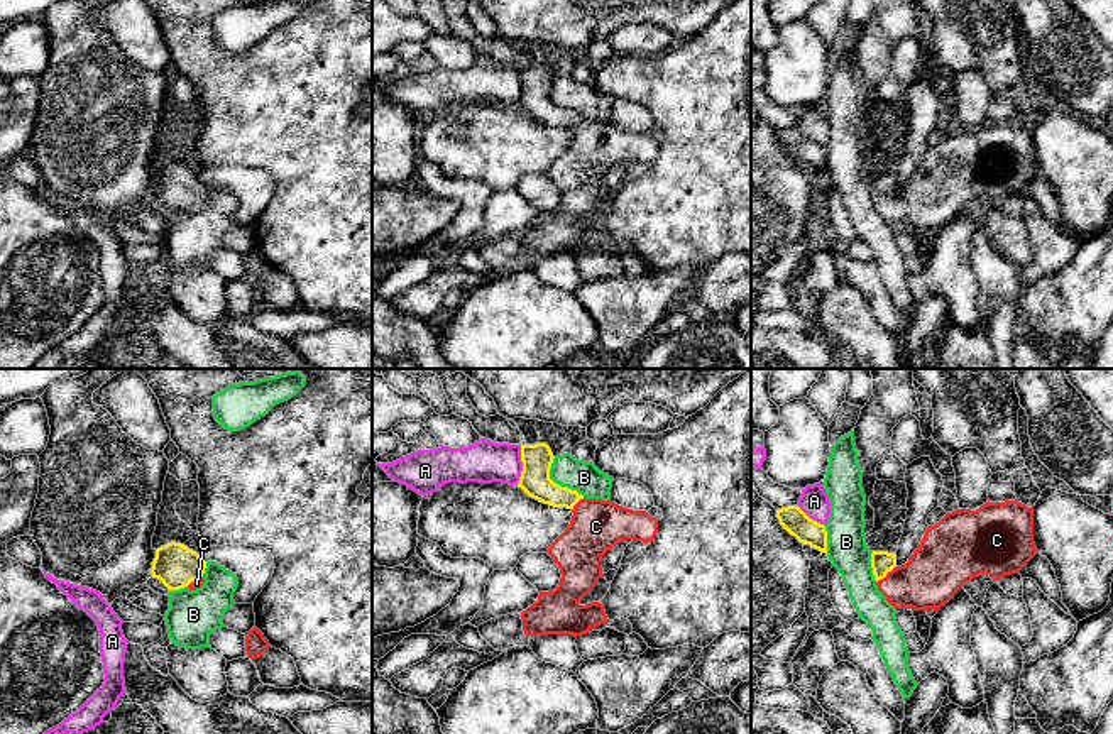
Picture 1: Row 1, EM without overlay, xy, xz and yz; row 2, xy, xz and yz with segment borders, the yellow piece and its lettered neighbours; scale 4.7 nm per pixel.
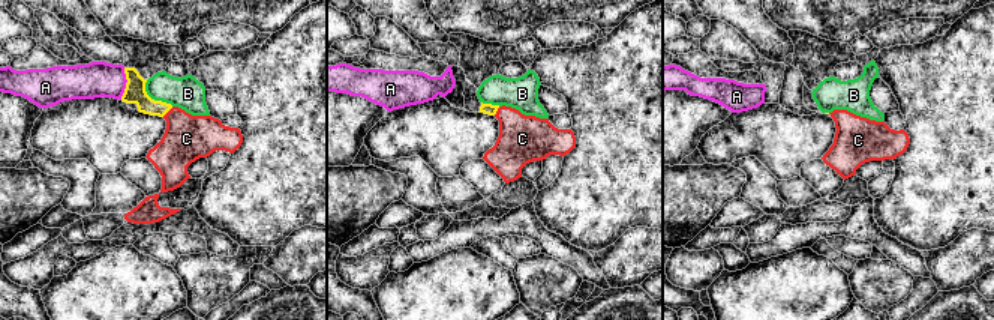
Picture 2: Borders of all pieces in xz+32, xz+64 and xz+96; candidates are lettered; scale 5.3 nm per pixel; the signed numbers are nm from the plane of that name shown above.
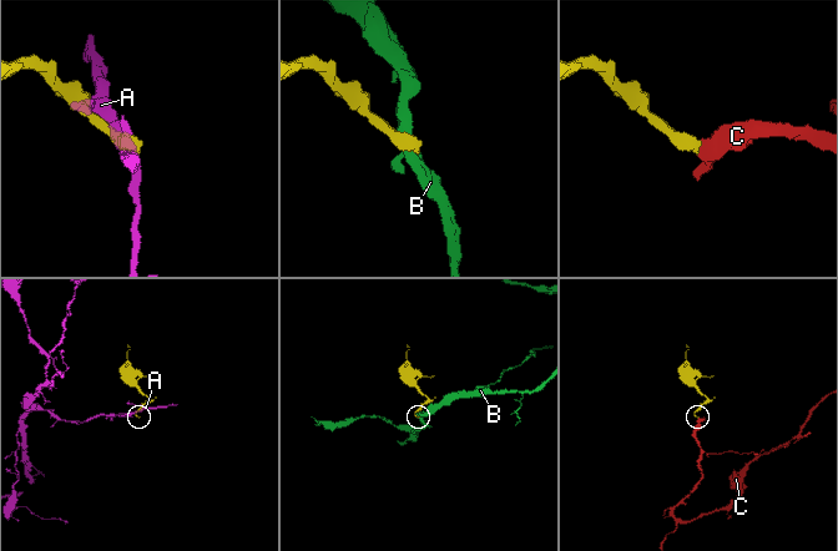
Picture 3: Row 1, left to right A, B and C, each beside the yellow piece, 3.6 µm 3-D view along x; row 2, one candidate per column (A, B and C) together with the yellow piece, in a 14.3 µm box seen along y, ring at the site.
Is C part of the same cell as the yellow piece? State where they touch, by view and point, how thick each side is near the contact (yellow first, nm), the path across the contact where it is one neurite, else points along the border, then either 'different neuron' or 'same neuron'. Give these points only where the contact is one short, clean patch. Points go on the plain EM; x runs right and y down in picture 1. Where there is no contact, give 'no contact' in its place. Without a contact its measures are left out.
meets yellow in yz at (885, 197); 110 nm thick on the yellow side, 280 nm on the other; runs through yz (882, 183), (885, 197), (927, 197), (937, 191); same neuron

